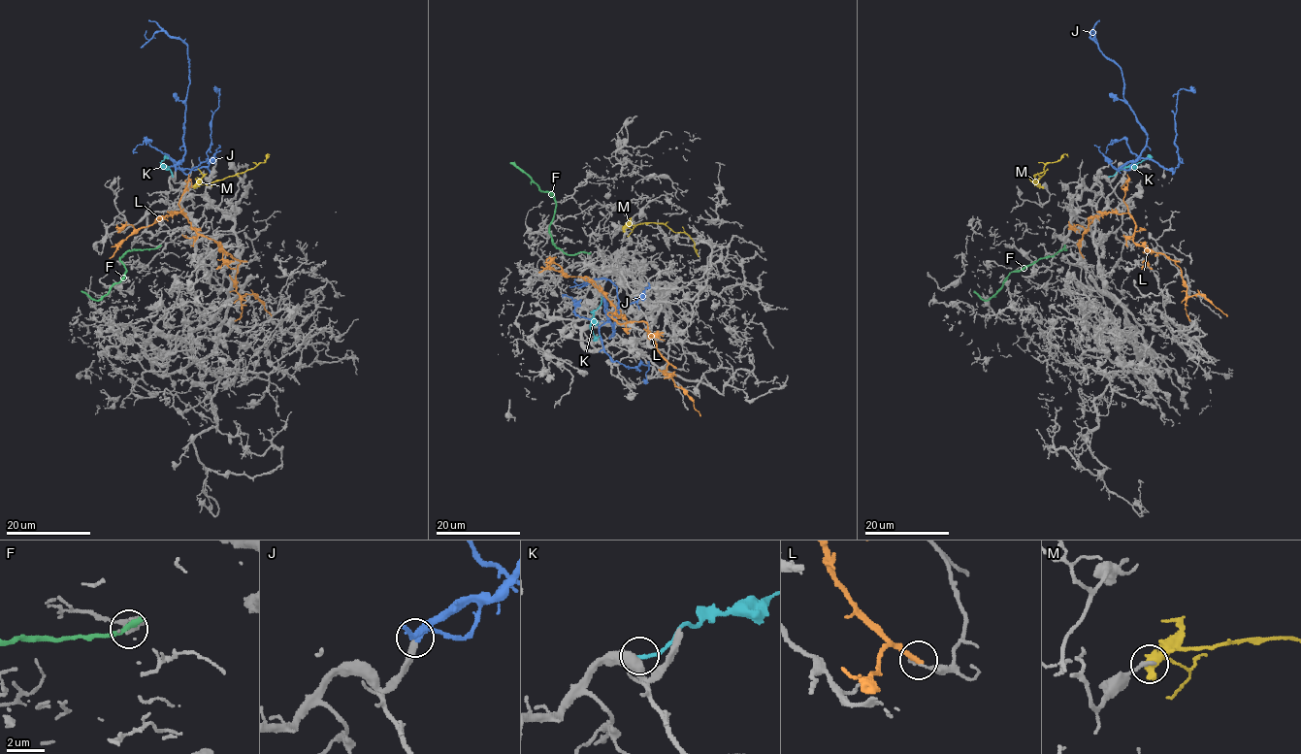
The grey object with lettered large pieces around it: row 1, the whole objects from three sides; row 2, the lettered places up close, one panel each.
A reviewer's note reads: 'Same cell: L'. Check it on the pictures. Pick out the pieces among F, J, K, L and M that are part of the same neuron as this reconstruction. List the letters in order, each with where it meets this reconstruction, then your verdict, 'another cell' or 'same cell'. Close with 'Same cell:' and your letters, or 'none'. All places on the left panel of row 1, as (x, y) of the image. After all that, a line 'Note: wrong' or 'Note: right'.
F: meets grey at (158, 247); another cell
J: meets grey at (176, 170); same cell
K: meets grey at (172, 177); another cell
L: meets grey at (245, 261); another cell
M: meets grey at (194, 186); another cell
Same cell: J
Note: wrong

